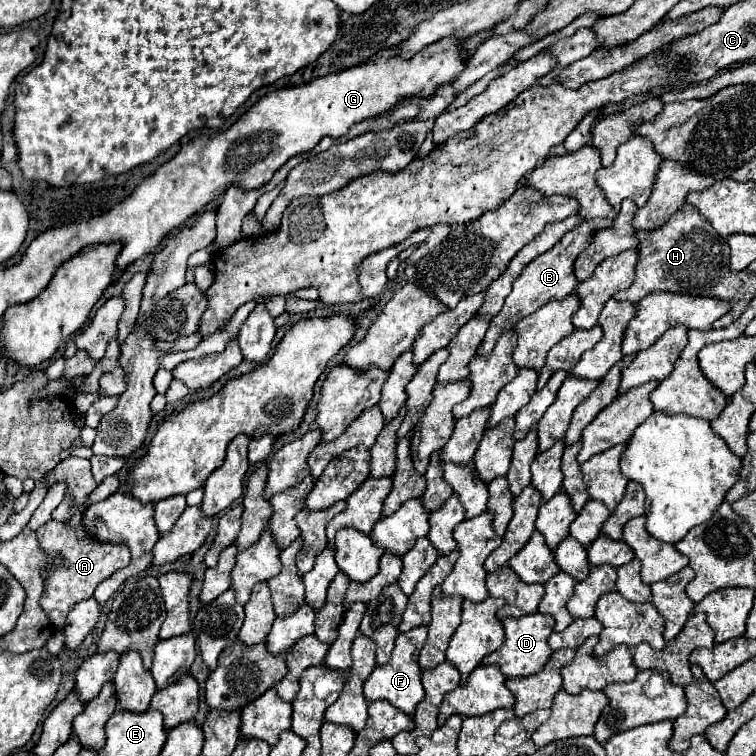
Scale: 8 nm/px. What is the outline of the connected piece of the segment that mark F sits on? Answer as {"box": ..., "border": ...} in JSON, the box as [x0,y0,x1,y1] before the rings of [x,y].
{"box":[363,626,427,716],"border":[[[417,626],[417,628],[413,628],[409,632],[401,632],[397,636],[395,648],[391,652],[391,660],[383,666],[377,666],[363,684],[367,700],[379,700],[379,698],[389,700],[401,712],[407,712],[409,716],[413,716],[417,704],[425,698],[425,690],[421,686],[421,668],[417,662],[419,652],[425,644],[425,638],[427,638],[427,626]]]}

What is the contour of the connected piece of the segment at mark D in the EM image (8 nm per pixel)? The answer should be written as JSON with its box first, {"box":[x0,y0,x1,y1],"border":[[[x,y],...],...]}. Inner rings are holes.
{"box":[483,612,555,678],"border":[[[535,612],[535,614],[527,614],[527,616],[521,616],[521,618],[505,618],[503,620],[503,626],[505,626],[505,642],[499,650],[495,650],[493,654],[489,654],[483,664],[497,664],[503,670],[517,670],[517,672],[503,672],[507,678],[515,678],[515,676],[531,676],[535,672],[539,672],[549,656],[551,656],[551,648],[547,644],[547,638],[551,636],[553,632],[553,626],[555,626],[555,620],[547,614],[541,614],[541,612]]]}

